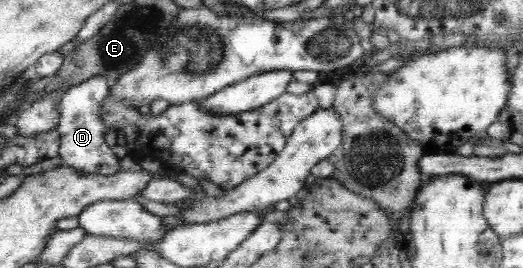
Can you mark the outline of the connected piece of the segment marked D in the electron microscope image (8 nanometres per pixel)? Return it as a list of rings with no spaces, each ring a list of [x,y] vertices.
[[[102,76],[93,78],[66,90],[58,102],[60,121],[58,122],[59,155],[62,163],[71,168],[83,169],[83,172],[95,172],[103,176],[111,176],[121,172],[120,152],[111,150],[105,143],[103,133],[106,125],[102,121],[101,104],[106,99],[110,86]]]

